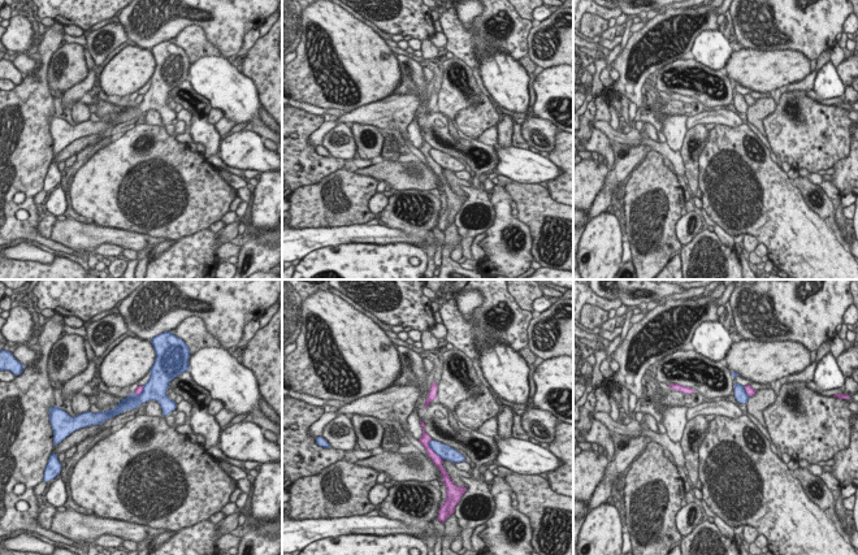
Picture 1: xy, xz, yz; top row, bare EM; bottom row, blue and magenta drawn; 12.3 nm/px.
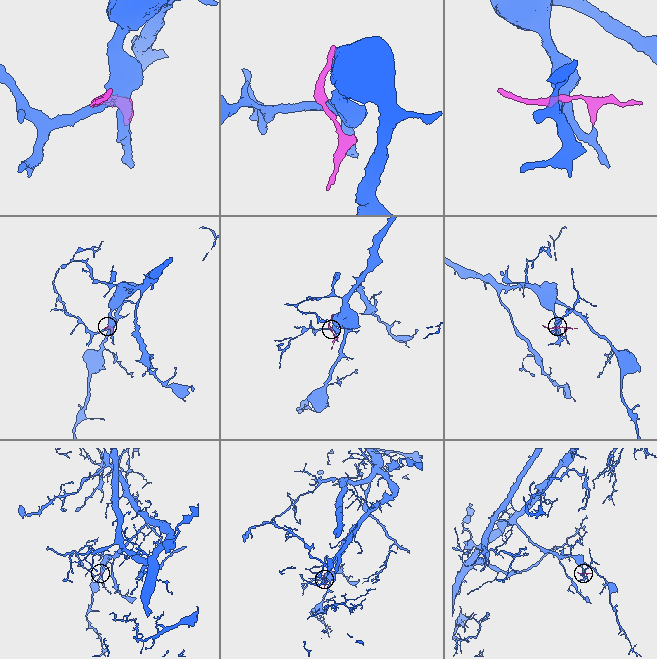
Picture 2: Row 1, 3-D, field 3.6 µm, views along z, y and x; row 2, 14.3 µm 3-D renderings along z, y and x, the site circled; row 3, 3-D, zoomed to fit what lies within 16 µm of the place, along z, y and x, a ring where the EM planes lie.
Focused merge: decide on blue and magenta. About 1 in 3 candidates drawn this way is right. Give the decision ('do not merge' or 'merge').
do not merge

